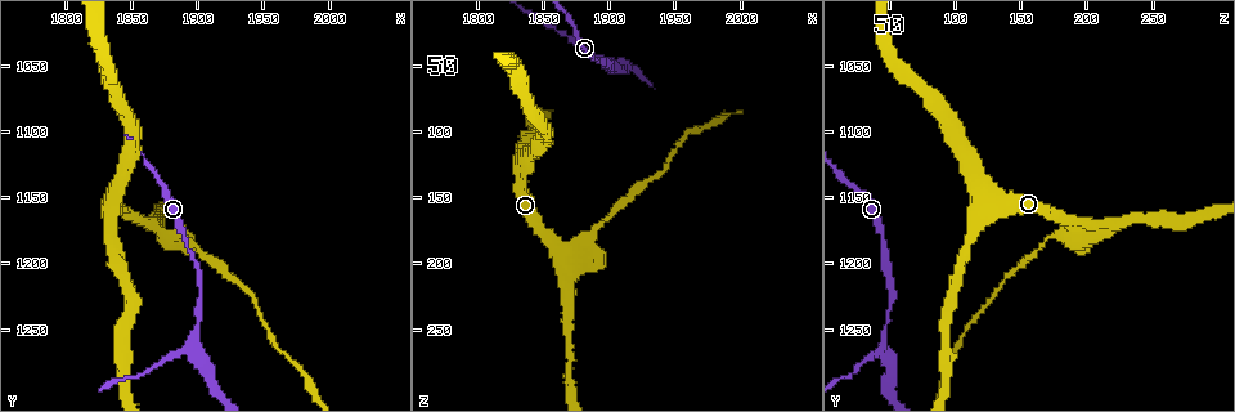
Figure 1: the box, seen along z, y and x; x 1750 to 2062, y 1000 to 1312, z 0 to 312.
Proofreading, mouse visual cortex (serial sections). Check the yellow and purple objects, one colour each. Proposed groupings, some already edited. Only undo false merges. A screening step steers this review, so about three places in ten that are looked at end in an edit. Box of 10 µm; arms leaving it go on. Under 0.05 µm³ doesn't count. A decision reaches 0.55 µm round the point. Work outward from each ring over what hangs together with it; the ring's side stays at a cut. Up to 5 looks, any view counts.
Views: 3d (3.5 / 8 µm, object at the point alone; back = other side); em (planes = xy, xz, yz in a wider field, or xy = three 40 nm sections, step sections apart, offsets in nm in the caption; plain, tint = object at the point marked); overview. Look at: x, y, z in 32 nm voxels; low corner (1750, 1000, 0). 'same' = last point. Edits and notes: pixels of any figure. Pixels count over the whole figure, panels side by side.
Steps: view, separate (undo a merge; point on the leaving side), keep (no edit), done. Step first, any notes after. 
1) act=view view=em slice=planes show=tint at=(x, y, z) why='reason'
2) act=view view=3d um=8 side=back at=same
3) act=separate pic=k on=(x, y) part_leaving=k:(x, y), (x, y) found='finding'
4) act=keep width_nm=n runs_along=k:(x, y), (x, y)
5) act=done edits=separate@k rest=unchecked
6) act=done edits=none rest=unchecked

act=view view=3d um=8 at=(1892, 1178, 172)

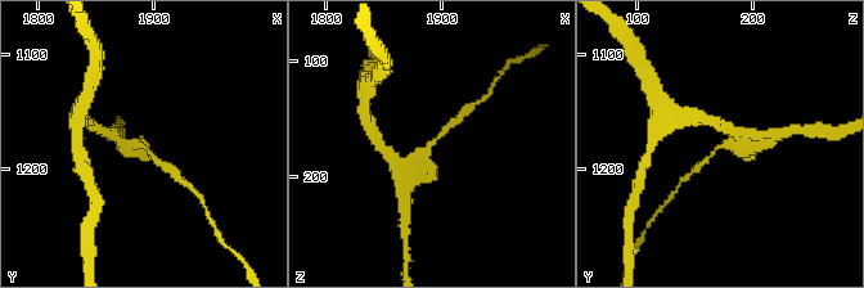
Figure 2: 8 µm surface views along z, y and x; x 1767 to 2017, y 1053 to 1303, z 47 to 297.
act=view view=em slice=xy step=1 show=tint at=same

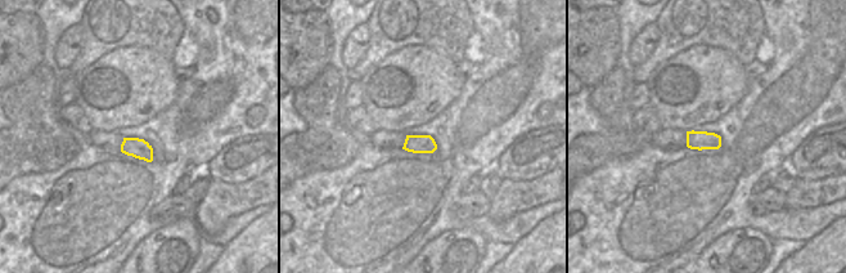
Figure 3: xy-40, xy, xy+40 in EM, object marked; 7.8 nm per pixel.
act=keep arm_widths_nm=200,350 found='all the same cell'

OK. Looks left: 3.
act=view view=3d um=3.5 at=(1894, 1262, 48)

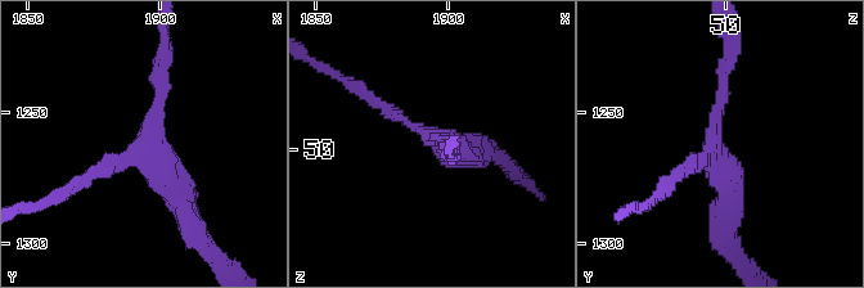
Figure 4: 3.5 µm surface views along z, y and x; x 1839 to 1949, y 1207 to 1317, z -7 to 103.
act=view view=em slice=xy step=5 show=tint at=(1894, 1261, 46)

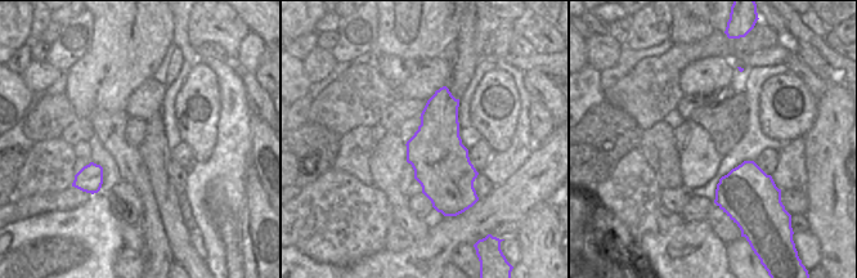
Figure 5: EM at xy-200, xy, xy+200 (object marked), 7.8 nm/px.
act=keep width_nm=440 runs_along=4:(165, 64), (145, 143), (185, 210) found='continuous, no second cell'

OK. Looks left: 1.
act=done edits=none rest=unchecked

